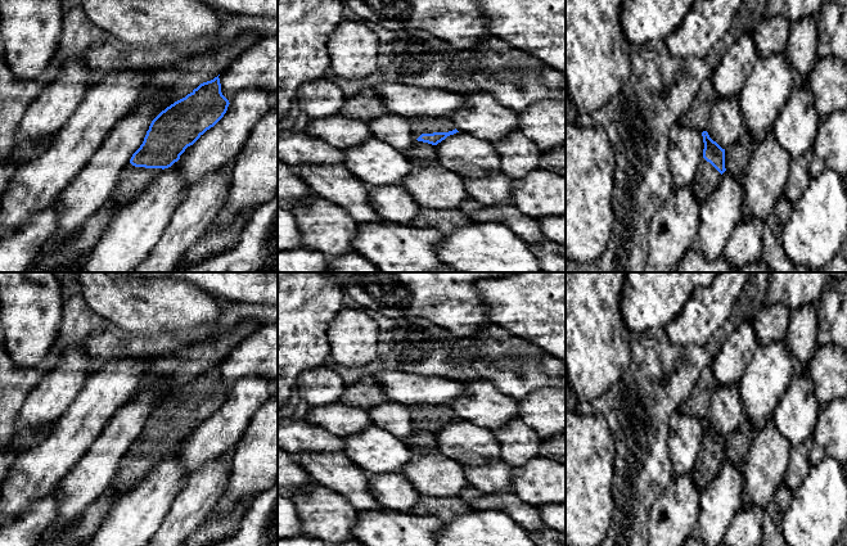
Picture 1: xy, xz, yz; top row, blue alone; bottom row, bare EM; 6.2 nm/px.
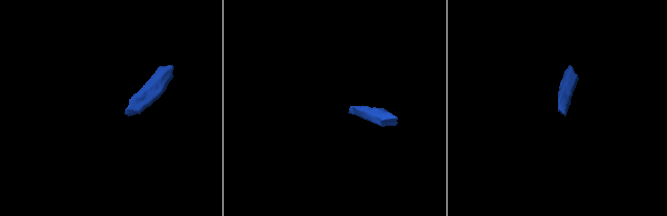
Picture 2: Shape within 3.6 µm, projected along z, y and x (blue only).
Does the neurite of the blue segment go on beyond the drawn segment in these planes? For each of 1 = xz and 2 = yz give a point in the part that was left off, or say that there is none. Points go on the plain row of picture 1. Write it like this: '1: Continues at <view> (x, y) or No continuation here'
1: Continues at xz (419, 413)
2: Continues at yz (707, 466)

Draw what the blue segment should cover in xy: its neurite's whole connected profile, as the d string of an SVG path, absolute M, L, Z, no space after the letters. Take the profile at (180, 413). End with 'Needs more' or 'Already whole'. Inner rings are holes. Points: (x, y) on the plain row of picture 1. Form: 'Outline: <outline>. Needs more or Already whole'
Outline: M217 364L162 398L120 461L111 482L116 500L143 480L165 456L177 450L188 434L224 405L229 392Z. Needs more

